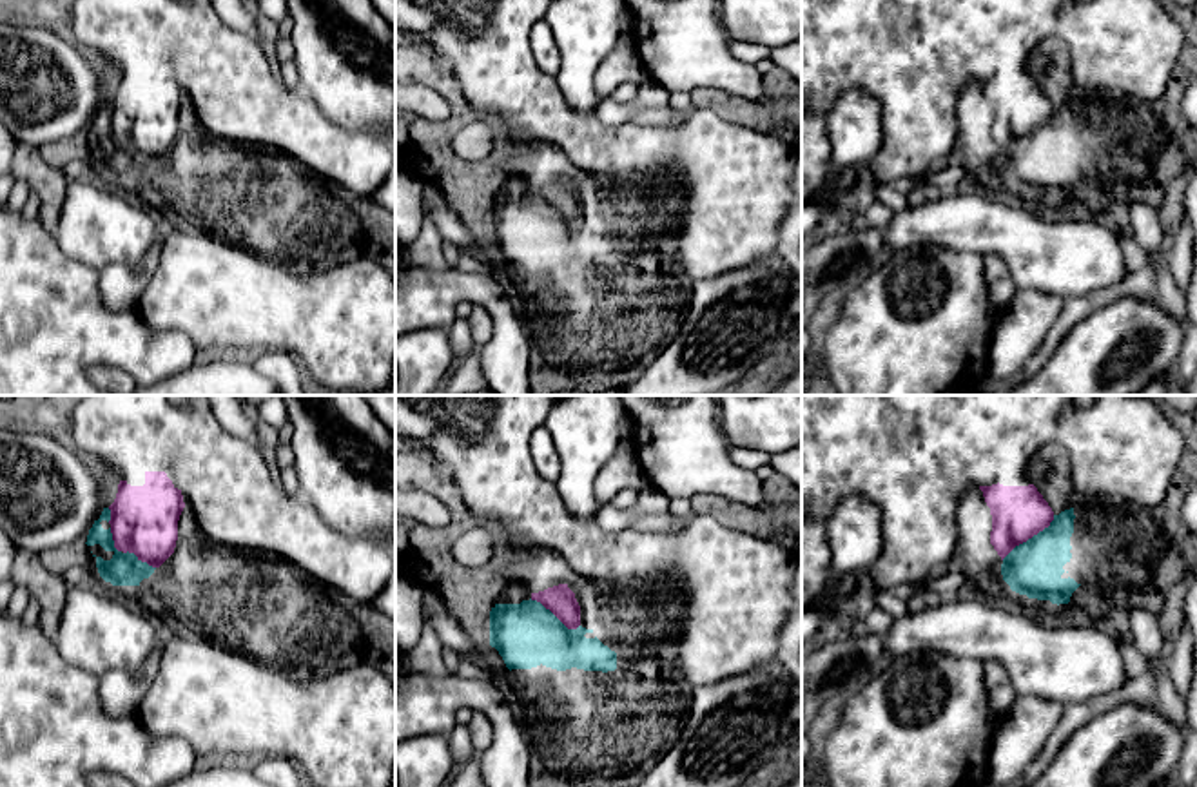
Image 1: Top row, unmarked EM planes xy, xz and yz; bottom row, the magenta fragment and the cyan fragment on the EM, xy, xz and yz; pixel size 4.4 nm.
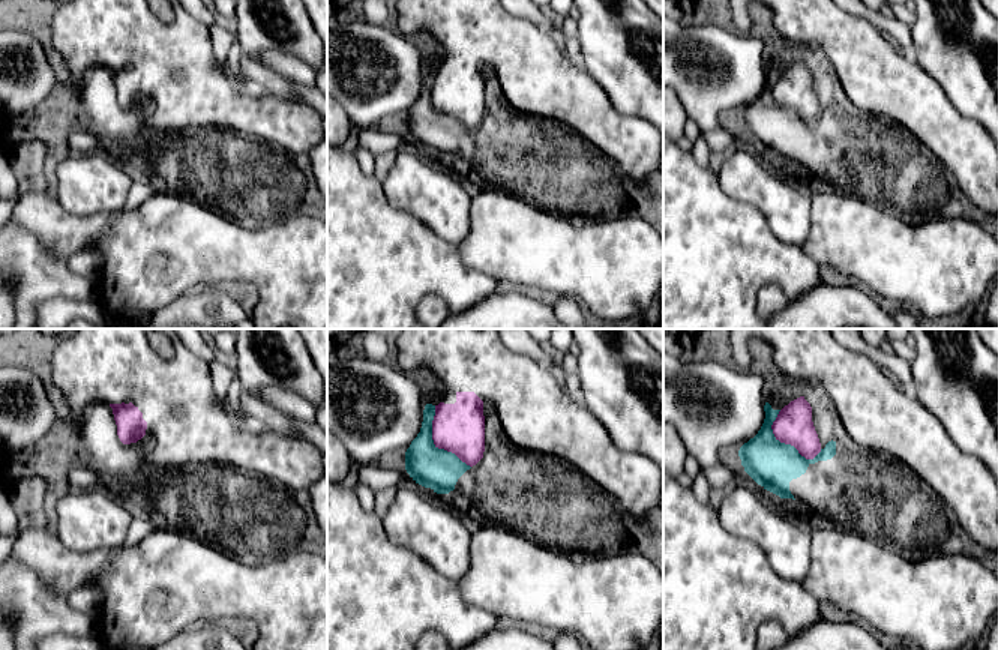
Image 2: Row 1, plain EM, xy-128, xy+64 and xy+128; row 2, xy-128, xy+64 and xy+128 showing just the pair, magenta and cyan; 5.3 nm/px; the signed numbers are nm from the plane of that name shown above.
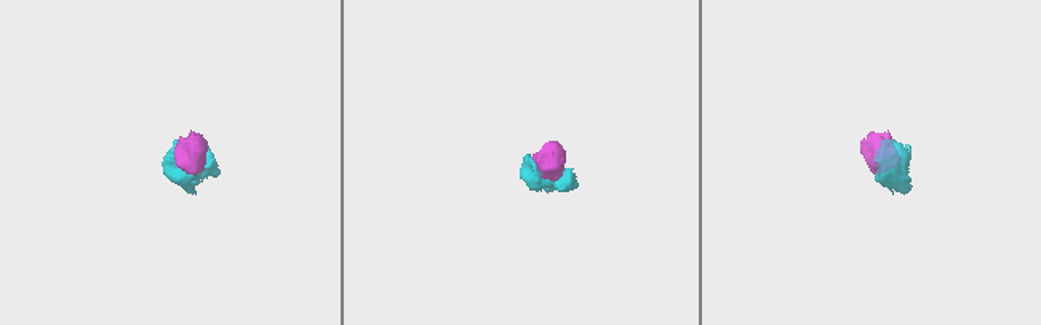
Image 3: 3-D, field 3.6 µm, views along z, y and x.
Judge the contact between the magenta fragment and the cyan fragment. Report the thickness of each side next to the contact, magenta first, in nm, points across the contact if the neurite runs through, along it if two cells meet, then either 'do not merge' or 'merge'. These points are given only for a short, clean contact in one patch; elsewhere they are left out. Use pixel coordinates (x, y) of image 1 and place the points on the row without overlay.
240 nm thick on the magenta side, 240 nm on the other; border along yz (1054, 109), (1047, 120), (1016, 138), (1002, 153); do not merge

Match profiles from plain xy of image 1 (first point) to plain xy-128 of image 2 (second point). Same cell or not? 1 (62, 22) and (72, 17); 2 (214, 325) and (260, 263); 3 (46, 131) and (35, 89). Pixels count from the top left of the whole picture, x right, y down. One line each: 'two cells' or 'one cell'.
1: two cells
2: one cell
3: one cell

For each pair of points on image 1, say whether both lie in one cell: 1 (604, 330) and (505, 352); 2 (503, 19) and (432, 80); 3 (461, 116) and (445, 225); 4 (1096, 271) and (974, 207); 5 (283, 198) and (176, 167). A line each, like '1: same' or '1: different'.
1: different
2: different
3: different
4: same
5: same

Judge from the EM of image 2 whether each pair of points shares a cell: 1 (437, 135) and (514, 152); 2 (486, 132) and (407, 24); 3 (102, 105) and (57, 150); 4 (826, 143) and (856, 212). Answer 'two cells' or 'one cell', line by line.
1: one cell
2: two cells
3: one cell
4: two cells

